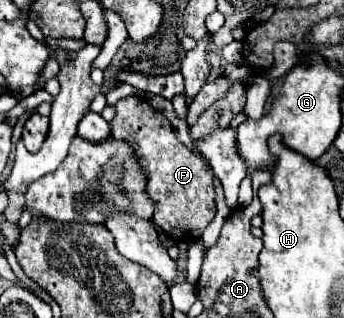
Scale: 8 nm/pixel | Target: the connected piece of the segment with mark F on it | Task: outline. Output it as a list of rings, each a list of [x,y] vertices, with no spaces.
[[[128,96],[118,100],[116,116],[110,122],[110,128],[112,136],[128,140],[142,160],[140,164],[148,176],[148,192],[156,202],[152,222],[156,222],[158,228],[162,228],[162,232],[170,238],[186,244],[196,242],[214,218],[216,188],[214,174],[208,164],[176,138],[170,120],[144,98]]]

